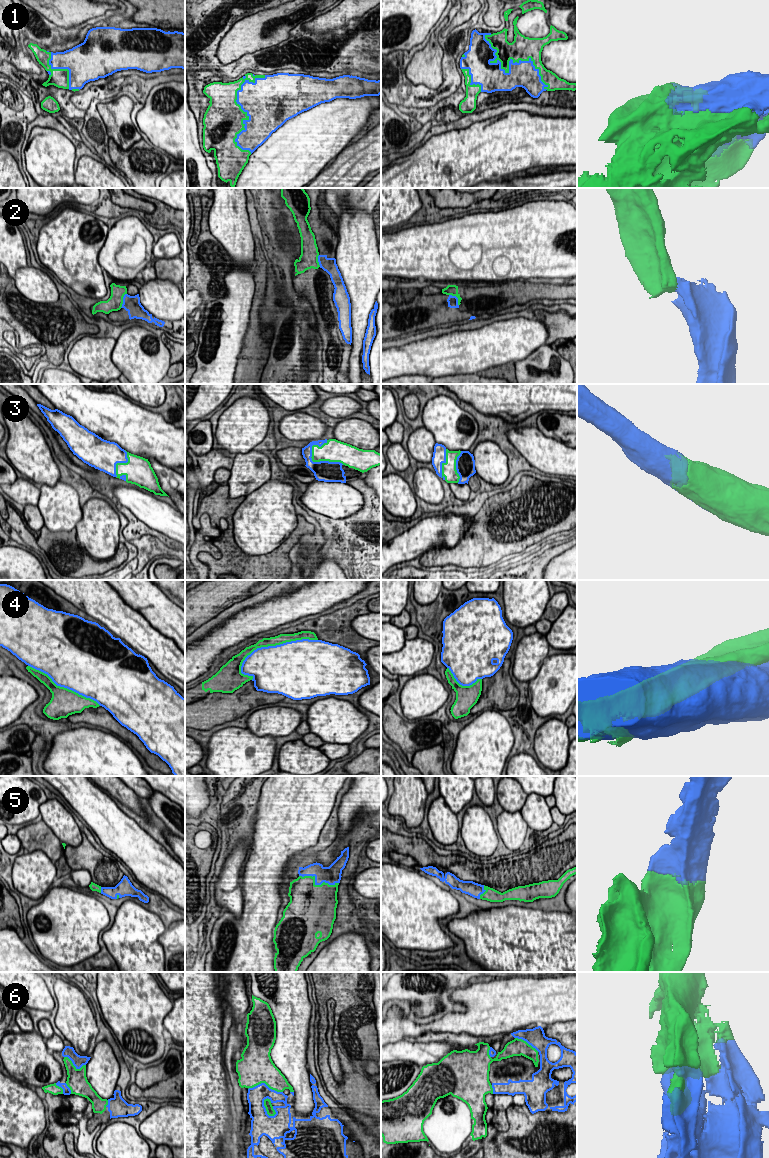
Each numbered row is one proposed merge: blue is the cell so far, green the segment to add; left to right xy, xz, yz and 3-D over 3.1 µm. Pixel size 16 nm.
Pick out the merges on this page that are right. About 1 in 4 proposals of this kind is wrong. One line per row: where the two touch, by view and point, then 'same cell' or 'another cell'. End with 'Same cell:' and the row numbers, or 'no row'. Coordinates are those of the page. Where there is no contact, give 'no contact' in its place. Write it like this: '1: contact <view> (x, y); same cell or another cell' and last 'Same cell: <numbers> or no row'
1: contact yz (509, 61); same cell
2: contact yz (457, 298); another cell
3: contact xz (321, 461); same cell
4: contact xz (274, 646); another cell
5: contact xz (316, 884); same cell
6: contact xz (265, 1108); same cell
Same cell: 1, 3, 5, 6

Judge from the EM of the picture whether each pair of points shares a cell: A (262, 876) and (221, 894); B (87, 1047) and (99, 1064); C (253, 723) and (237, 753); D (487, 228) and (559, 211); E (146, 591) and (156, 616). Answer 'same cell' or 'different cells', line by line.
A: different cells
B: different cells
C: different cells
D: same cell
E: same cell

